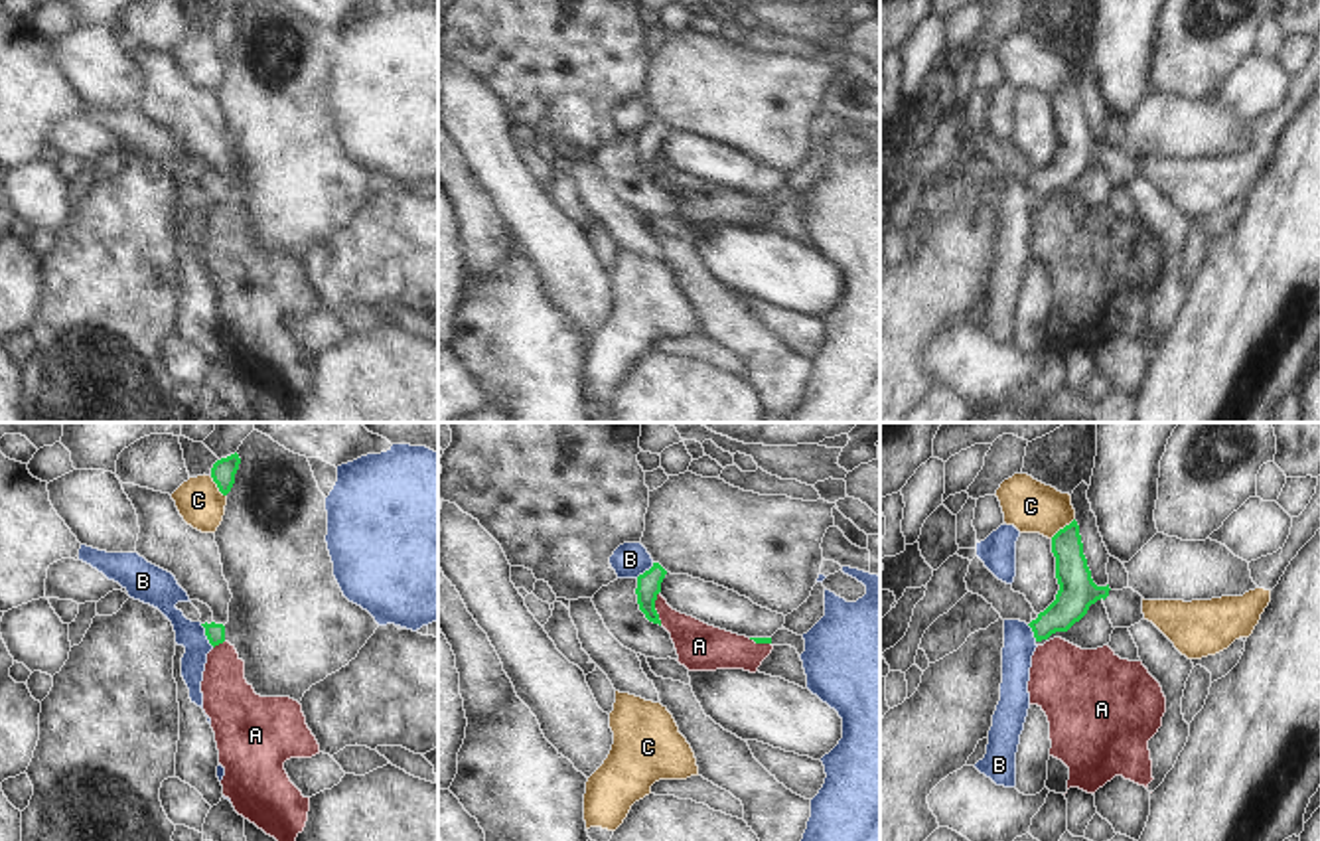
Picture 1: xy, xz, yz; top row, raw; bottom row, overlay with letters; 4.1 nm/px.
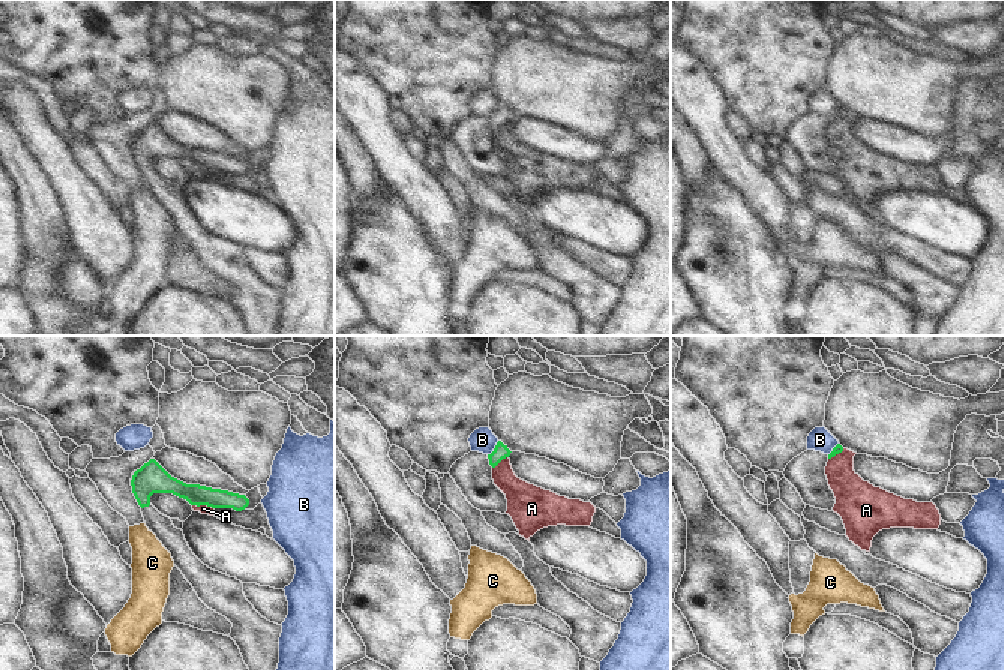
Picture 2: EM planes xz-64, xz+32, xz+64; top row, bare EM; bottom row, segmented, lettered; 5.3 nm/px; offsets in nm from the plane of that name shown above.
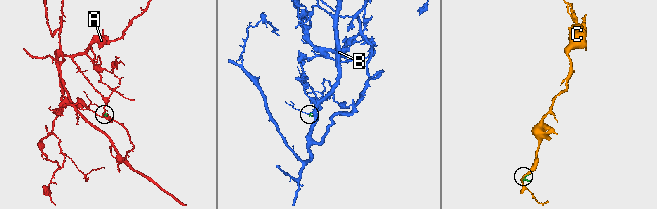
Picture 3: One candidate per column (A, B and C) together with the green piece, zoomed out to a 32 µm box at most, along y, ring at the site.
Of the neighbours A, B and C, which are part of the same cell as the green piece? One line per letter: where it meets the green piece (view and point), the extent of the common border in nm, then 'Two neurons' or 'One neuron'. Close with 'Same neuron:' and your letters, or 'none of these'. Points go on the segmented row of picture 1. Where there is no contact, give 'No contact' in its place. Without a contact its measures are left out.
A: Touches green at xz (654, 609). Shared border 140 nm. Two neurons
B: Touches green at xy (206, 634). Shared border 110 nm. Two neurons
C: Touches green at yz (1064, 528). Shared border 130 nm. Two neurons
Same neuron: none of these.

